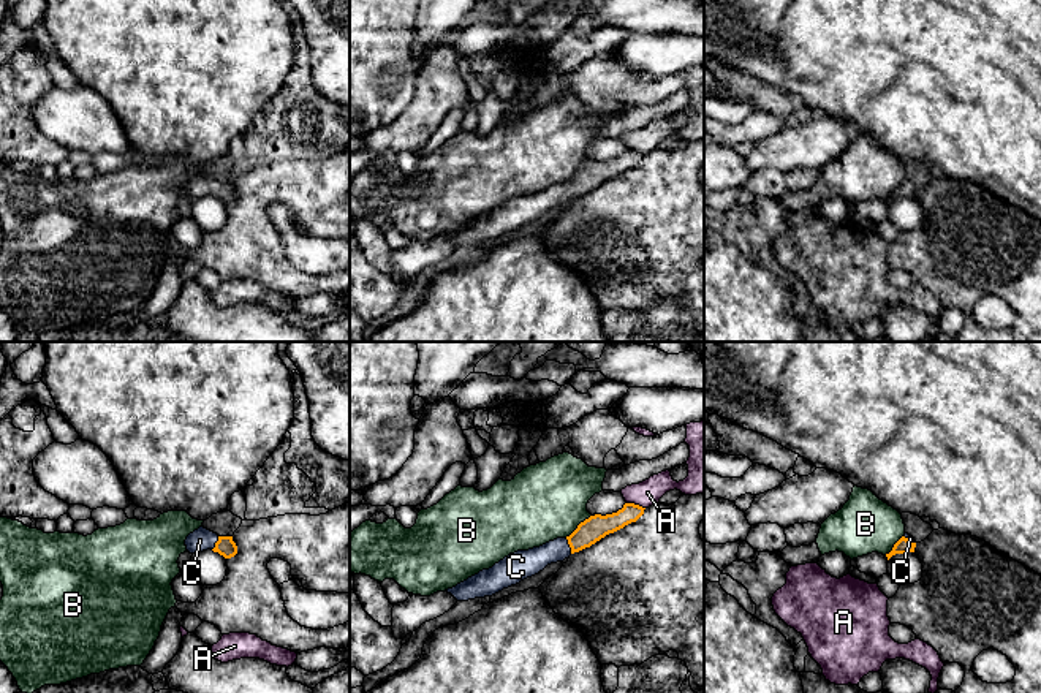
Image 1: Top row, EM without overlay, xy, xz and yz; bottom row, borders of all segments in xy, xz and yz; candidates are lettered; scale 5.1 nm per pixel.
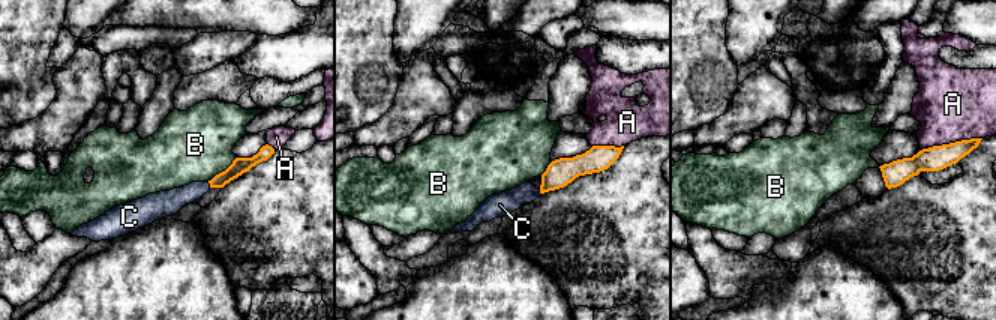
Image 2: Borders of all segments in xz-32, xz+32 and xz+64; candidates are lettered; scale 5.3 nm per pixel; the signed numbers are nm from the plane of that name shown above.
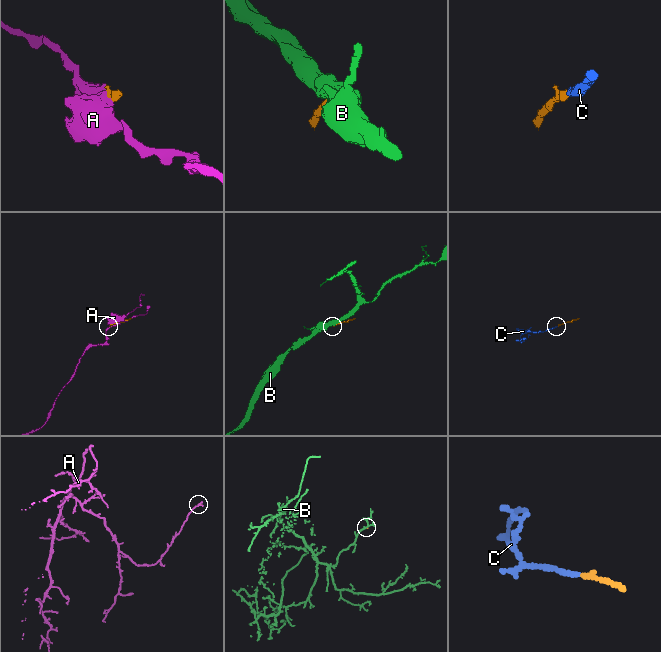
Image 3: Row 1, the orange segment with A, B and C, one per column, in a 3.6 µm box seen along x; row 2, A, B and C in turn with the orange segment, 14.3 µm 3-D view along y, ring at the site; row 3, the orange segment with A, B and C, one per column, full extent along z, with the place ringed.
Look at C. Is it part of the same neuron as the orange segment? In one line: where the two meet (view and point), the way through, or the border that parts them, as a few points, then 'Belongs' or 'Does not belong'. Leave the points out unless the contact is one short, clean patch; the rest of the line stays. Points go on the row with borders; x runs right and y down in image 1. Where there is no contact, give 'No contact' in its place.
Touches orange at xz (570, 546). Path across: xz (595, 527), (570, 546), (524, 564). Belongs

